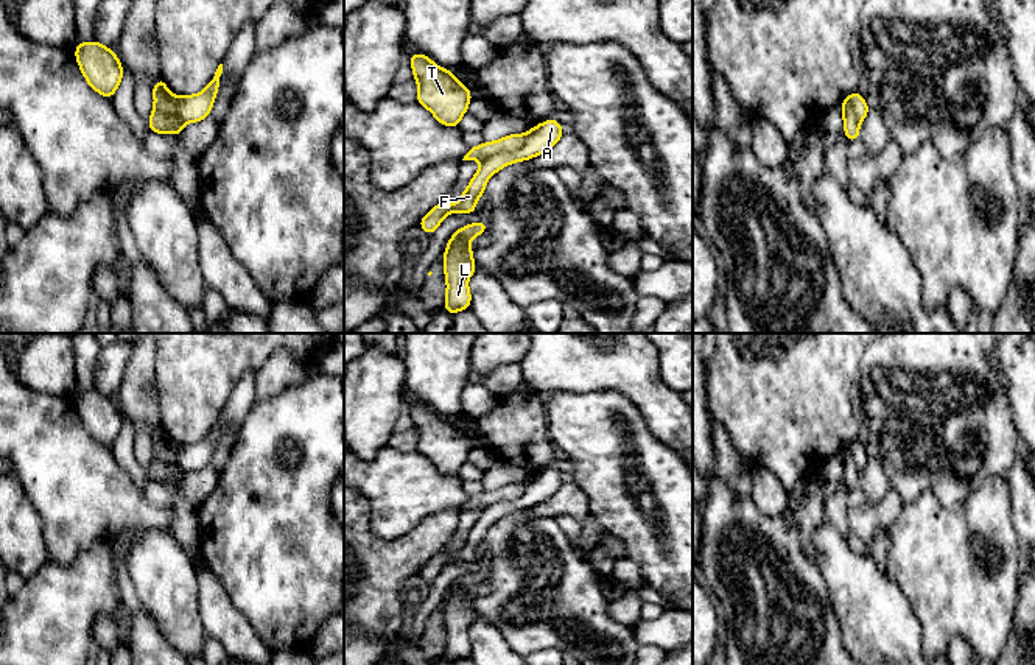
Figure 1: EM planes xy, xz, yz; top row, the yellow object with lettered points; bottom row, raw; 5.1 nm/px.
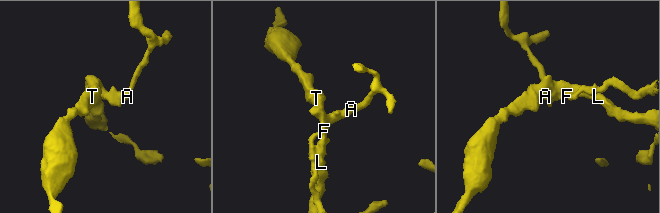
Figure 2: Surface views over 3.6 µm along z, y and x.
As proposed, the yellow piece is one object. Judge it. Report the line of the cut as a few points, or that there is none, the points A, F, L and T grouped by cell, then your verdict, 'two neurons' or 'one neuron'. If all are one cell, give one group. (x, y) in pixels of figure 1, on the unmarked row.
xz (525, 485), (525, 491), (515, 499), (492, 502), (484, 510) | A F / L T | two neurons

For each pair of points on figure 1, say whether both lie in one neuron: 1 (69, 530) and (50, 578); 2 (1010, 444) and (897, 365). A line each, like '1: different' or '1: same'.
1: different
2: same

